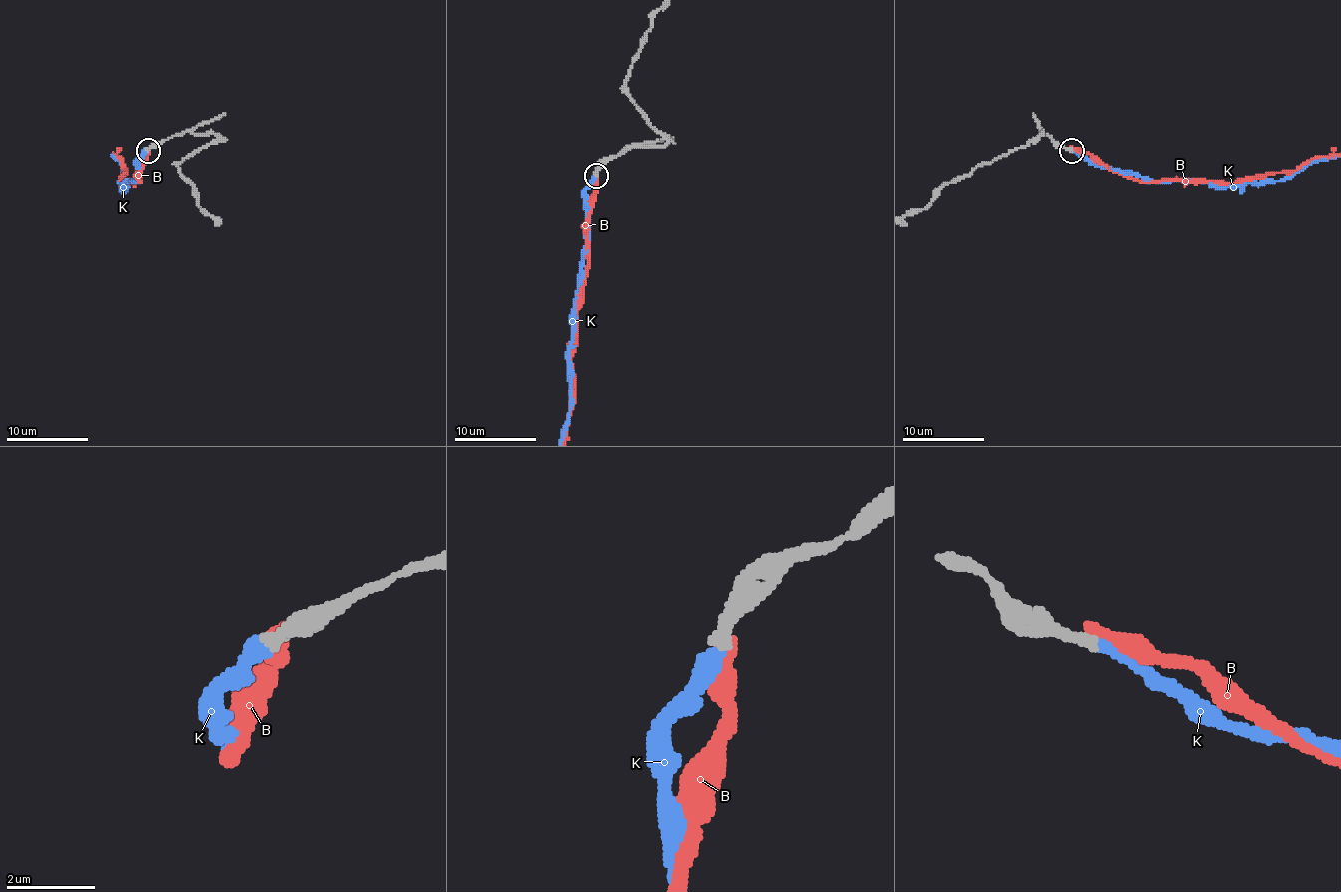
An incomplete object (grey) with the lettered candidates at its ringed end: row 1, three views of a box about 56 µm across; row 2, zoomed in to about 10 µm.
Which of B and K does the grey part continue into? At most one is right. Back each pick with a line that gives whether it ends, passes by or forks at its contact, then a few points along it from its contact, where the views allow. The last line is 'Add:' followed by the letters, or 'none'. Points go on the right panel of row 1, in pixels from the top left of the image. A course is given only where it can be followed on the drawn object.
K: It ends there
Add: K

